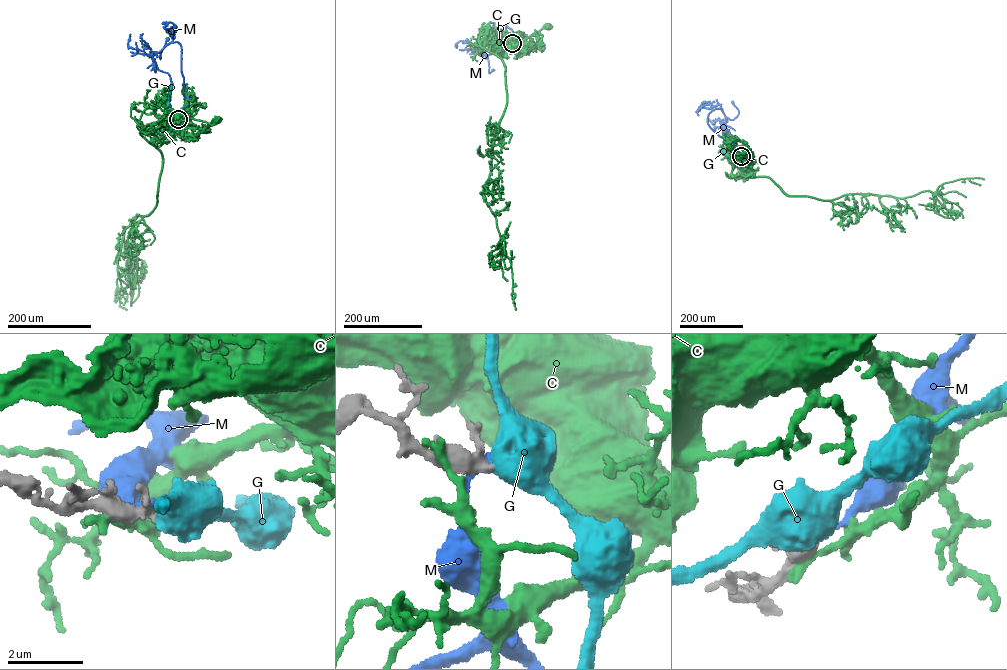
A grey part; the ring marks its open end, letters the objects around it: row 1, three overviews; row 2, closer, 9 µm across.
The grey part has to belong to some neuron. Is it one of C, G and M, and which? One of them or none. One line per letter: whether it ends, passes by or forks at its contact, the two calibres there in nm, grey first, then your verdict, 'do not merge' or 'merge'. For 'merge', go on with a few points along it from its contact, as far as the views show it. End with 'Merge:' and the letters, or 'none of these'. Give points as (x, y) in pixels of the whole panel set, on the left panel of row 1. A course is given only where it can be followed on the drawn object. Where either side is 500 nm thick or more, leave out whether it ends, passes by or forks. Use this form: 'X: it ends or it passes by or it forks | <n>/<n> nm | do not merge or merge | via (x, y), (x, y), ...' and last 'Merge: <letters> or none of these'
C: it ends | 340/280 nm | do not merge
G: 300/700 nm | do not merge
M: it ends | 300/150 nm | do not merge
Merge: none of these

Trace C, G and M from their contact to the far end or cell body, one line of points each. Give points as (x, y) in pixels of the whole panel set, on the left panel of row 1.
C: (177, 119), (189, 118), (212, 125), (216, 119)
G: (178, 119), (172, 117), (169, 108), (172, 83)
M: (178, 119), (183, 116), (186, 95), (181, 48), (177, 42), (166, 44), (161, 51), (160, 59), (167, 39)

